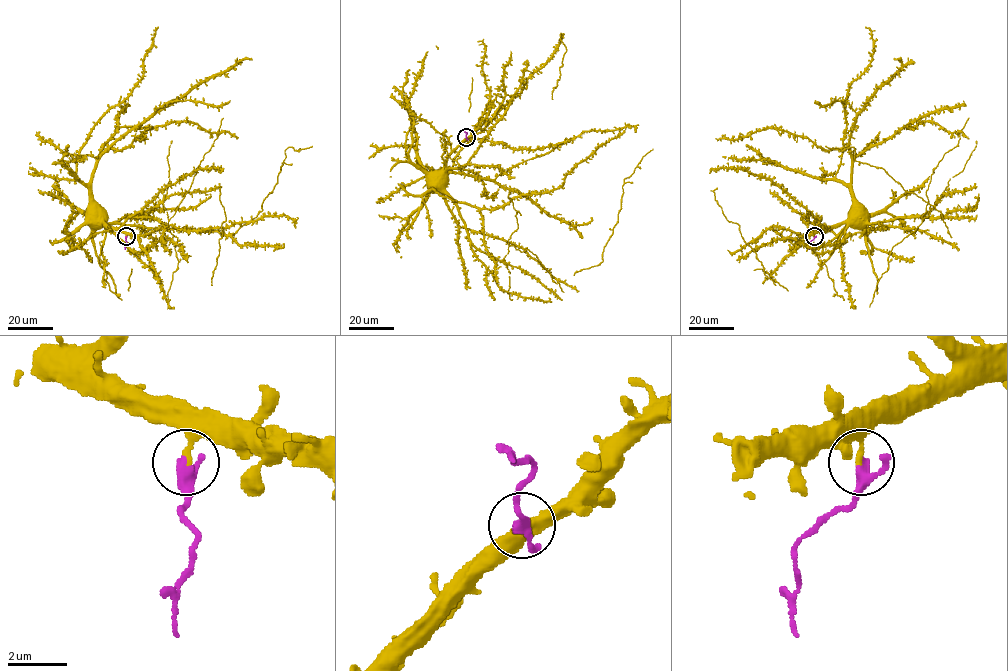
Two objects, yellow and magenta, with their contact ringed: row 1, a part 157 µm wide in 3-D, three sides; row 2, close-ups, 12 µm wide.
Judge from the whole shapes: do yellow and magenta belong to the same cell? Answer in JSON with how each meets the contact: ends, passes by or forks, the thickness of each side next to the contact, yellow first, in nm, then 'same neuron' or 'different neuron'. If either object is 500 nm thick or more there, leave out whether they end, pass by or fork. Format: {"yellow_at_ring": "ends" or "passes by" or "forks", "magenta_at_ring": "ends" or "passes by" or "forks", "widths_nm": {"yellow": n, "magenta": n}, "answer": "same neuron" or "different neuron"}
{"yellow_at_ring": "ends", "magenta_at_ring": "passes by", "widths_nm": {"yellow": 220, "magenta": 340}, "answer": "different neuron"}

